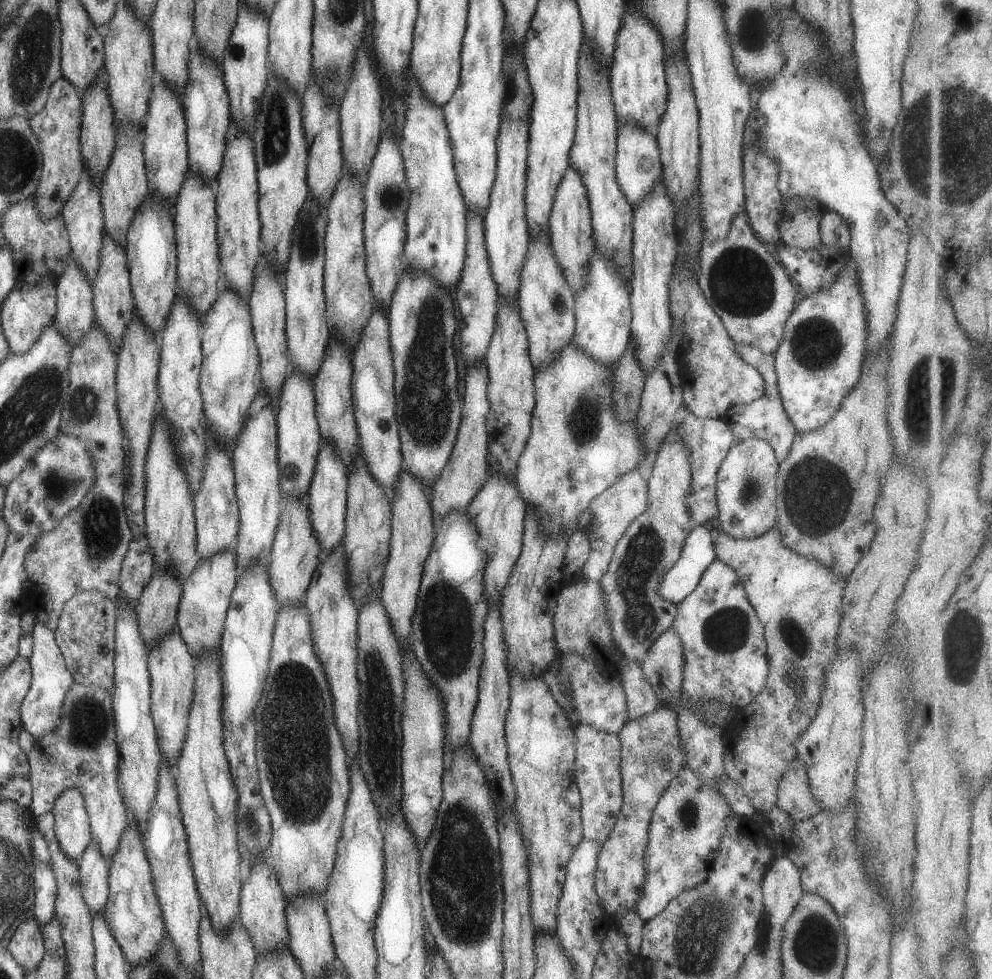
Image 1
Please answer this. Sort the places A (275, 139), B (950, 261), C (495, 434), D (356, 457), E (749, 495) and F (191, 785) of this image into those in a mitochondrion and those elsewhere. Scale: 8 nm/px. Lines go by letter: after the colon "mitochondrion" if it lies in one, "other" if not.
A: mitochondrion
B: other
C: other
D: other
E: mitochondrion
F: other

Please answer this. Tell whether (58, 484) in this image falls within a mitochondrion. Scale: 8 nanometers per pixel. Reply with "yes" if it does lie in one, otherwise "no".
yes

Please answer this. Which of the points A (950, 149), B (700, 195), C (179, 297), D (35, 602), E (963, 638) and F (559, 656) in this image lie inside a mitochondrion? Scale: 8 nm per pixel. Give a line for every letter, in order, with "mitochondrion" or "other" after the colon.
A: mitochondrion
B: other
C: other
D: other
E: mitochondrion
F: other

